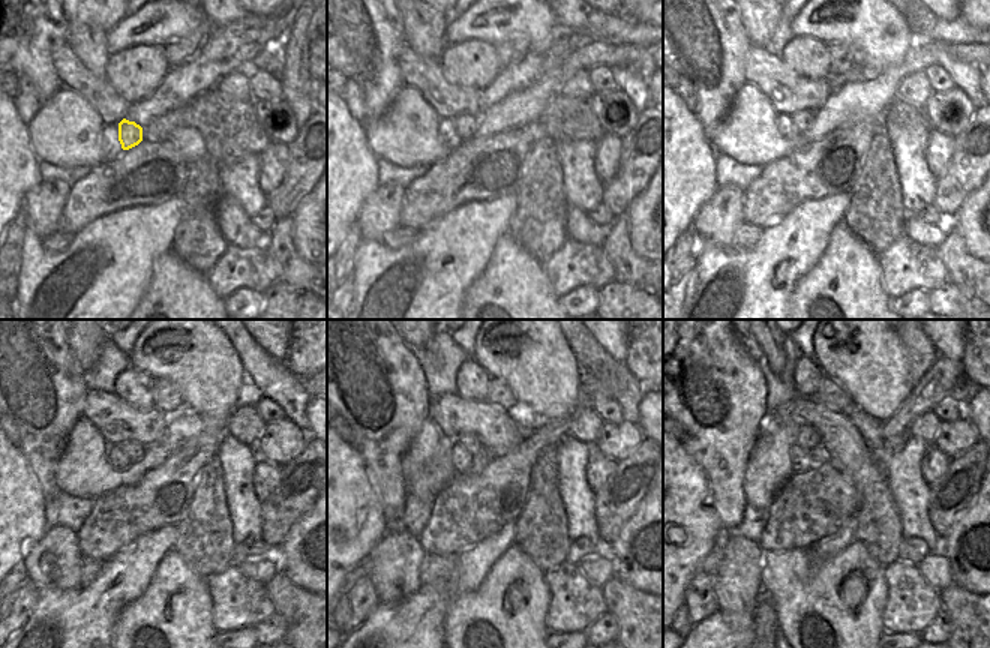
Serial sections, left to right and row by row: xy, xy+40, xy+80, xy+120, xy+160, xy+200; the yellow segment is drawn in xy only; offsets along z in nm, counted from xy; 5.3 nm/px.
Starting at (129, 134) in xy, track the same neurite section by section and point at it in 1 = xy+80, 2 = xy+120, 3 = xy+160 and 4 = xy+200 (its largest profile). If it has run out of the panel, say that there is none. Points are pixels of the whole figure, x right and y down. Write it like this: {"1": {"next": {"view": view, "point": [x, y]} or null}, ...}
{"1": {"next": {"view": "xy+80", "point": [804, 119]}}, "2": {"next": {"view": "xy+120", "point": [134, 449]}}, "3": {"next": {"view": "xy+160", "point": [470, 441]}}, "4": {"next": {"view": "xy+200", "point": [807, 438]}}}

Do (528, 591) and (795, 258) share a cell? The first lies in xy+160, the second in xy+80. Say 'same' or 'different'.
different

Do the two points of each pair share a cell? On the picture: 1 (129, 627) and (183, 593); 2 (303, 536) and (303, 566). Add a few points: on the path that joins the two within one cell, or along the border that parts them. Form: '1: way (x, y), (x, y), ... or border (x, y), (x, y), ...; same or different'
1: way (143, 624), (156, 623), (173, 606); same
2: way (300, 543), (303, 558); same

